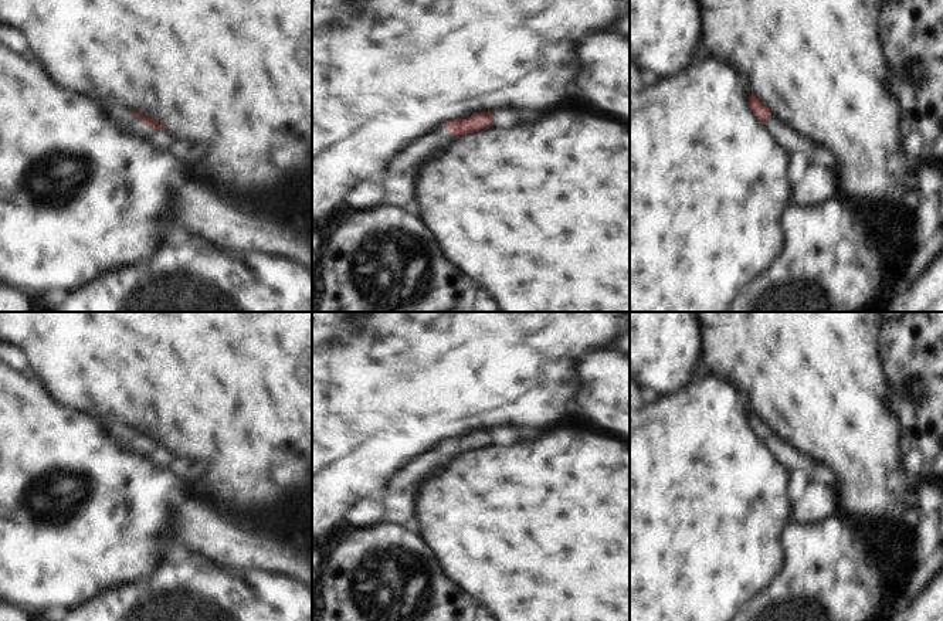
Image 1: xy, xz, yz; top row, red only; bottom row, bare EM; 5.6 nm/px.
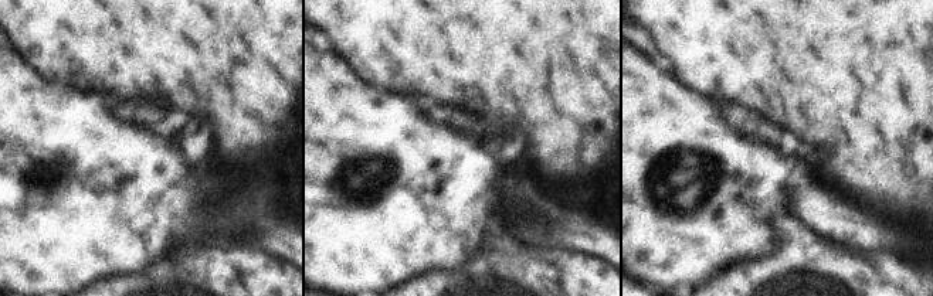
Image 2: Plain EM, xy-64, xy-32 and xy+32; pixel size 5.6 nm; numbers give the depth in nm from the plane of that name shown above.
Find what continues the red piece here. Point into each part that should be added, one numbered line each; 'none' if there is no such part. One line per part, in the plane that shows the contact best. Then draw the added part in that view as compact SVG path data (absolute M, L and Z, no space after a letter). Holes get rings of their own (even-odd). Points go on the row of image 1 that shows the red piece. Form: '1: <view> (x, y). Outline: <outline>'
1: xy (122, 115). Outline: M105 101L105 111L113 123L122 126L125 130L138 132L149 138L159 147L170 149L176 138L169 130L157 130L139 119L128 105L118 105L112 101Z

